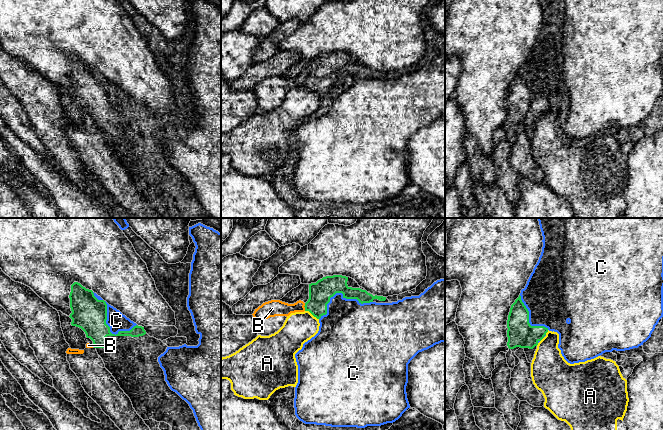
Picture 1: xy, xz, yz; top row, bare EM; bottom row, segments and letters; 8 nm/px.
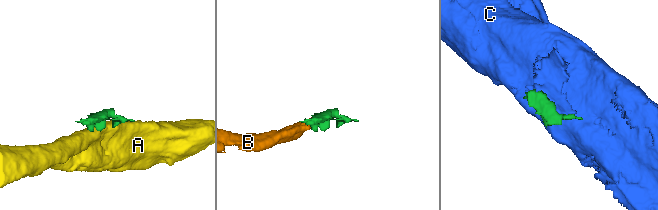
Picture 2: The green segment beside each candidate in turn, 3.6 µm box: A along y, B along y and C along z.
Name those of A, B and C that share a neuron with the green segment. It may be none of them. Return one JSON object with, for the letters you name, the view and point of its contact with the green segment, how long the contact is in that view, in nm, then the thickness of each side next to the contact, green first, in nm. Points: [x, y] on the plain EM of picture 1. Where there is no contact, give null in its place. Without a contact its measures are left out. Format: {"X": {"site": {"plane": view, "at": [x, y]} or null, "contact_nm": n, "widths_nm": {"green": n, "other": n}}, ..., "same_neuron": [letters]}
{"same_neuron": []}

